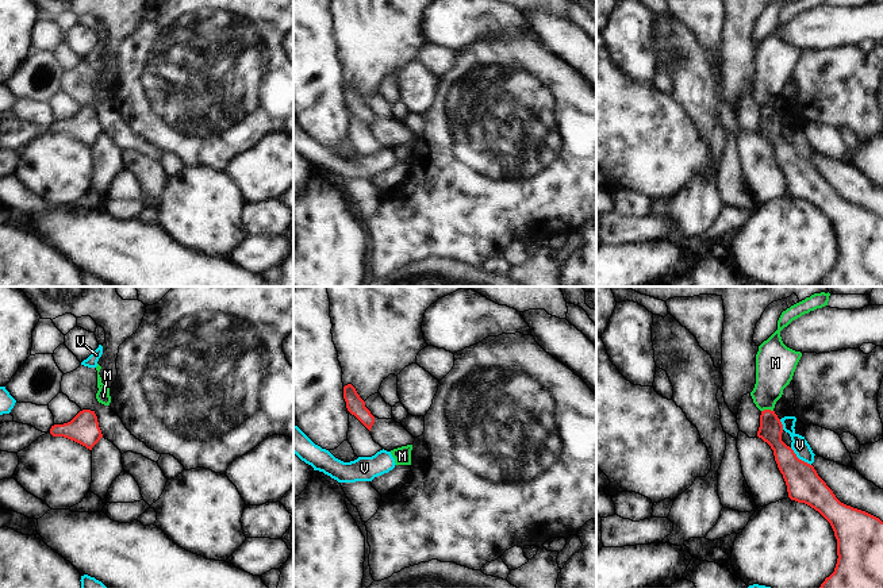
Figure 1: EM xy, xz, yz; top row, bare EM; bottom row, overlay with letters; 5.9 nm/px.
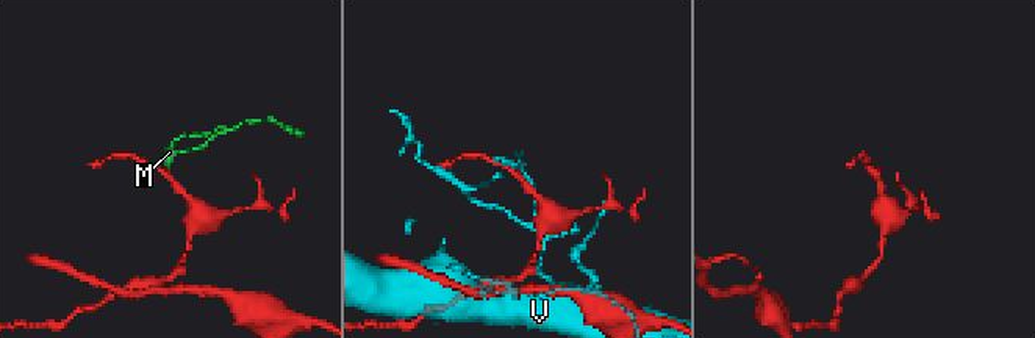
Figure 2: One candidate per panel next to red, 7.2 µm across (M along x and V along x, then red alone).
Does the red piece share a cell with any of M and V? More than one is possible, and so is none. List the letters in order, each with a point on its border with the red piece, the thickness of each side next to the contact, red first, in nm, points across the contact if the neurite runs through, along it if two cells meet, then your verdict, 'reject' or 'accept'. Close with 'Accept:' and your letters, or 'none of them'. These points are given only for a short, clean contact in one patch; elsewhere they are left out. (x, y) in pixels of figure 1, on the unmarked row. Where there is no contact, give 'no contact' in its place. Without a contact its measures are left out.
M: yz (767, 107) | 140/220 nm | along yz (772, 107), (761, 108) | reject
V: yz (798, 156) | 200/100 nm | reject
Accept: none of them

